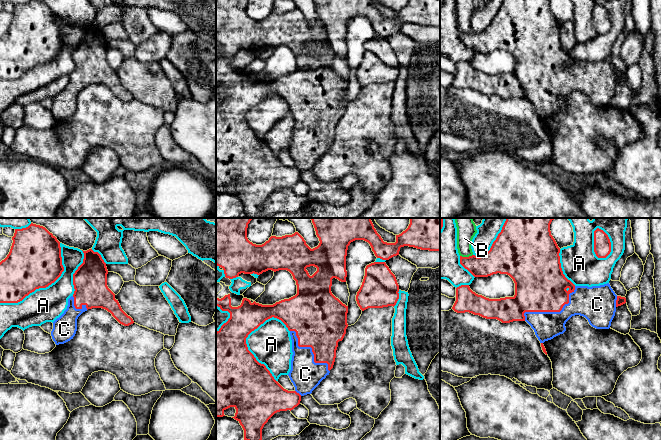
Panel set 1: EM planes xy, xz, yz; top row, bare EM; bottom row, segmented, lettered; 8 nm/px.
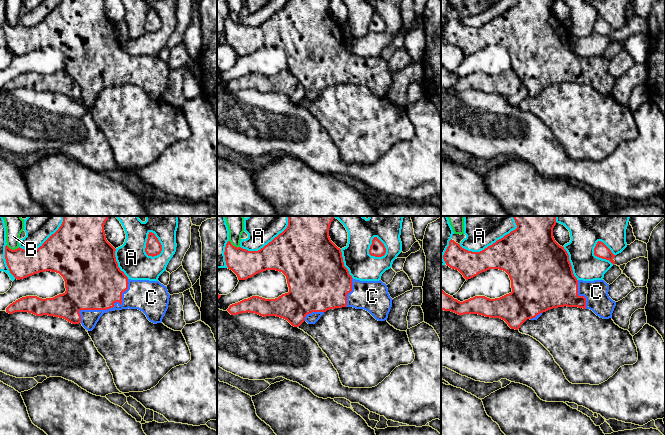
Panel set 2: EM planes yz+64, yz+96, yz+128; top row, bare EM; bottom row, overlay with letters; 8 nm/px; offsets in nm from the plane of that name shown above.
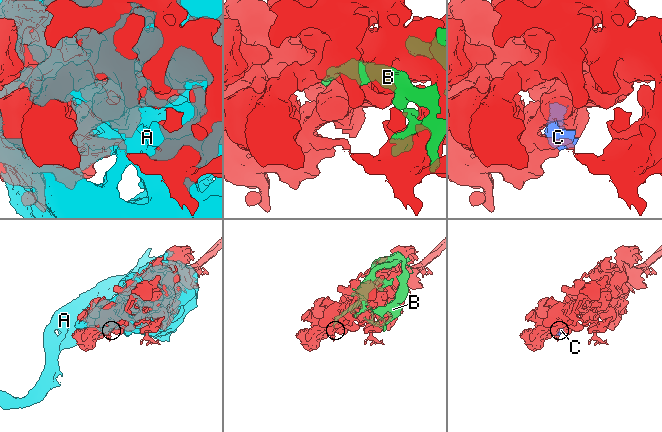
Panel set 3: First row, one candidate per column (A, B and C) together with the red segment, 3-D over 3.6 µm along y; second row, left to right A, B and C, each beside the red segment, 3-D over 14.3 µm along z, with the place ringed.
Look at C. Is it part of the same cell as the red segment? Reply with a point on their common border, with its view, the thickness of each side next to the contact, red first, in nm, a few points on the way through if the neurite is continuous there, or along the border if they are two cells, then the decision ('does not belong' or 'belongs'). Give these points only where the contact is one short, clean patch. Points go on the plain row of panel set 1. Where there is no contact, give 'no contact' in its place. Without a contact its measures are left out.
meets red in yz at (551, 87); 420 nm thick on the red side, 220 nm on the other; belongs

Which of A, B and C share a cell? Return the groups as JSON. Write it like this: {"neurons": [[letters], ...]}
{"neurons": [["A", "B"], ["C"]]}

